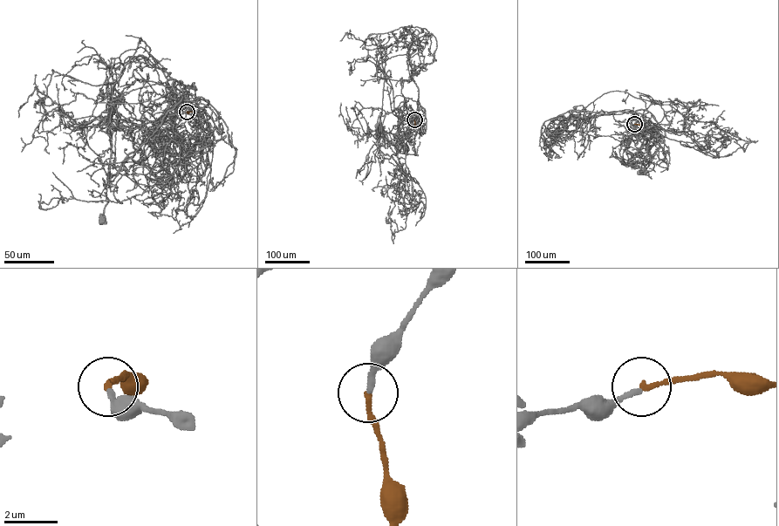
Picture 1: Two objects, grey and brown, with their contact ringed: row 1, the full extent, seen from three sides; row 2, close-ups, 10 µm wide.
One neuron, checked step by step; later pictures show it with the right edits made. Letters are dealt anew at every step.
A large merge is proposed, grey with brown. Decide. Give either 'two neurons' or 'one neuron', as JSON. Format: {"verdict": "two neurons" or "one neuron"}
{"verdict": "one neuron"}

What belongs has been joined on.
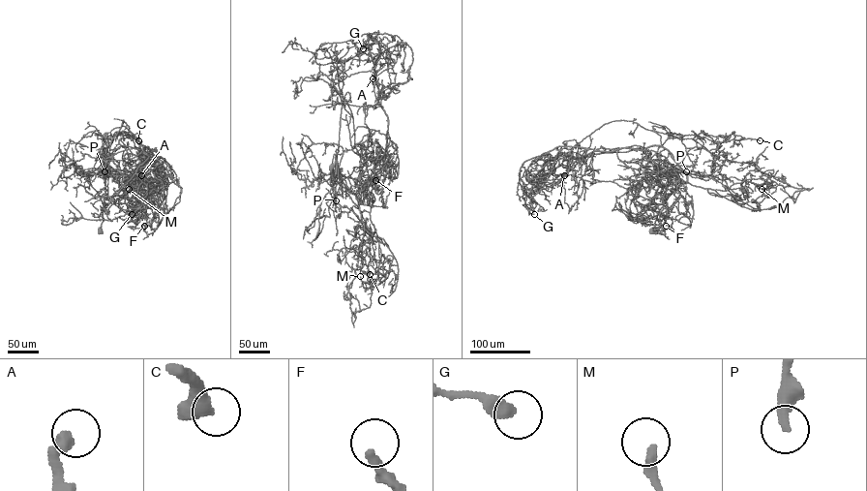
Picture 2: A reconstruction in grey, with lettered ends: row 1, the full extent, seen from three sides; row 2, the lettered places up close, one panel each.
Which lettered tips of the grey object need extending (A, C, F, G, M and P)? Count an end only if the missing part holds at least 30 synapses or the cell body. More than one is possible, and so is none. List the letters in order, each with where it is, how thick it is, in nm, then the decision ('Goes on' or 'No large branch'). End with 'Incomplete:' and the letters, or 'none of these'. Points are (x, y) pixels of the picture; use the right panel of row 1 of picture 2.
A: Place: (564, 175). Thickness 400 nm. No large branch
C: Place: (760, 140). Thickness 600 nm. No large branch
F: Place: (666, 226). Thickness 320 nm. No large branch
G: Place: (534, 214). Thickness 360 nm. No large branch
M: Place: (762, 189). Thickness 400 nm. No large branch
P: Place: (686, 171). Thickness 340 nm. Goes on
Incomplete: P

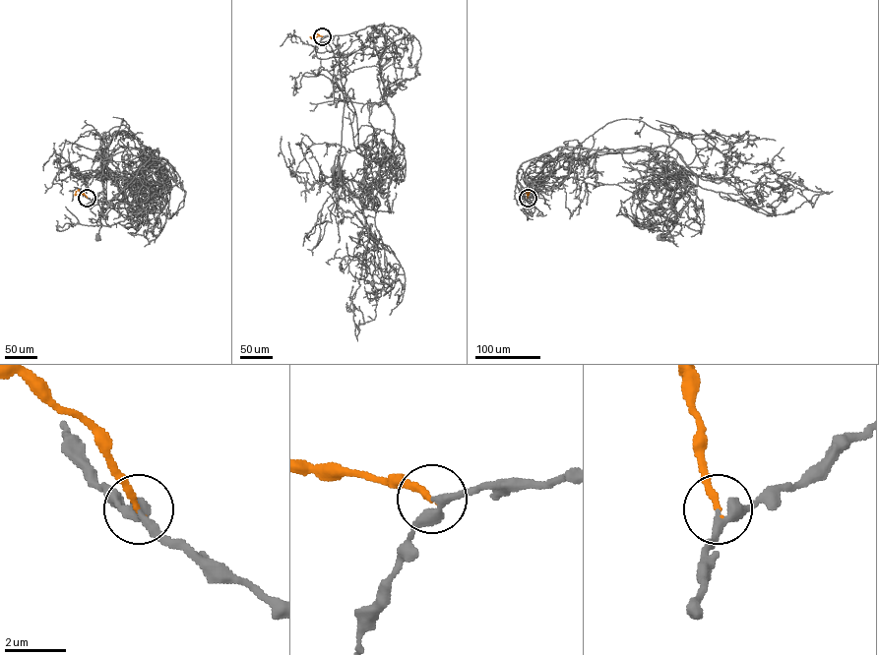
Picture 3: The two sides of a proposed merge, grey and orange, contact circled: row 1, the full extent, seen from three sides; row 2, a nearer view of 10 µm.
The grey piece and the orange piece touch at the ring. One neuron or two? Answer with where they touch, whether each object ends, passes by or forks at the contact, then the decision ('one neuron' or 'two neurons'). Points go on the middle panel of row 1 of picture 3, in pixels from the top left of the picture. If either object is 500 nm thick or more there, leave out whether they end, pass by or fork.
place (322, 36); grey passes by; orange ends; one neuron

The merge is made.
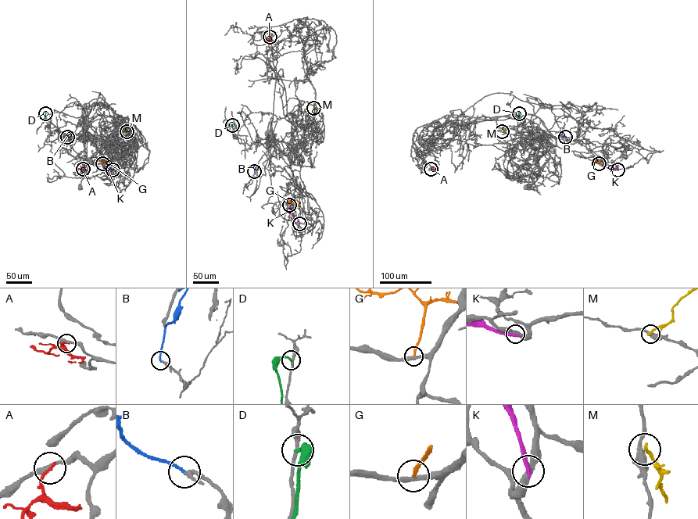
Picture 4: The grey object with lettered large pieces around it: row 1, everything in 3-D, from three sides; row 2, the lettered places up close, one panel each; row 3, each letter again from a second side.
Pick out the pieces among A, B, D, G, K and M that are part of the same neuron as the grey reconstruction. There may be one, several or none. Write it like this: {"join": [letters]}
{"join": []}

